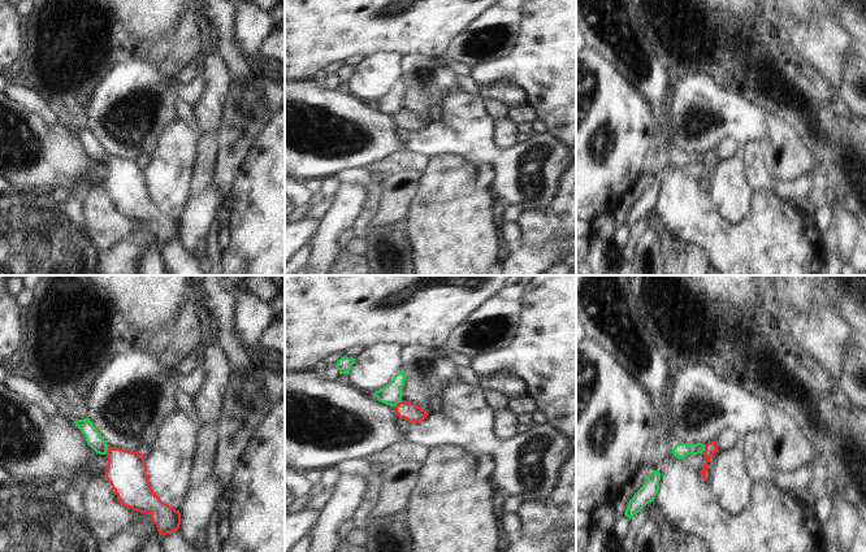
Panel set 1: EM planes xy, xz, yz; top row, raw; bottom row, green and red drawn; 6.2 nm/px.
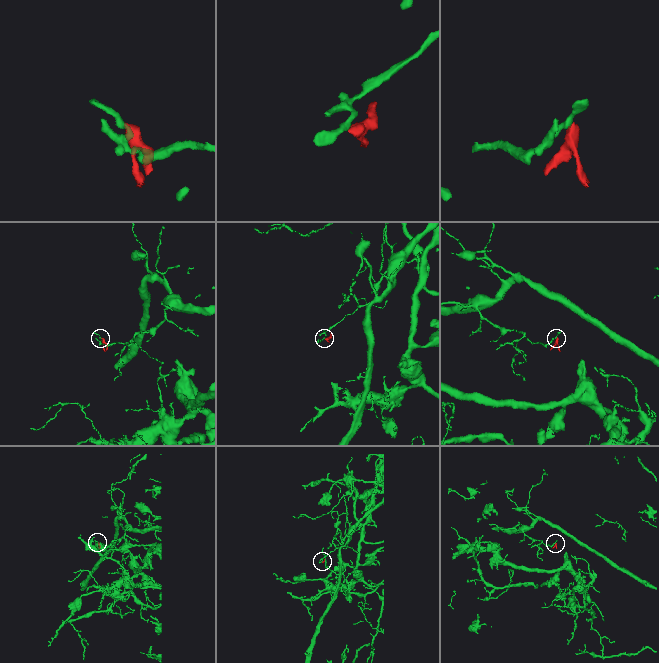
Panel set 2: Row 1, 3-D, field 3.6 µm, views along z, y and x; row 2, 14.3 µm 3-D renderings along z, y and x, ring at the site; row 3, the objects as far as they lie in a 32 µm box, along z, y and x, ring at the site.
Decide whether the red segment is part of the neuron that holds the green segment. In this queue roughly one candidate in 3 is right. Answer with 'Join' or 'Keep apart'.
Keep apart

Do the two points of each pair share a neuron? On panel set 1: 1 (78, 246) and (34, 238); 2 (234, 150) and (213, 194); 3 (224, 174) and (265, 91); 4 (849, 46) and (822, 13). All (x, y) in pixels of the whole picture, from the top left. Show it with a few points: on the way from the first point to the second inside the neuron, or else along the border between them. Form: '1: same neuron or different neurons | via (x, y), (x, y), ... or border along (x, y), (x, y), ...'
1: same neuron | via (68, 246), (44, 246)
2: different neurons | border along (213, 179), (226, 196)
3: same neuron | via (233, 153), (237, 135), (247, 112)
4: different neurons | border along (839, 24), (831, 24), (818, 34), (801, 31)

